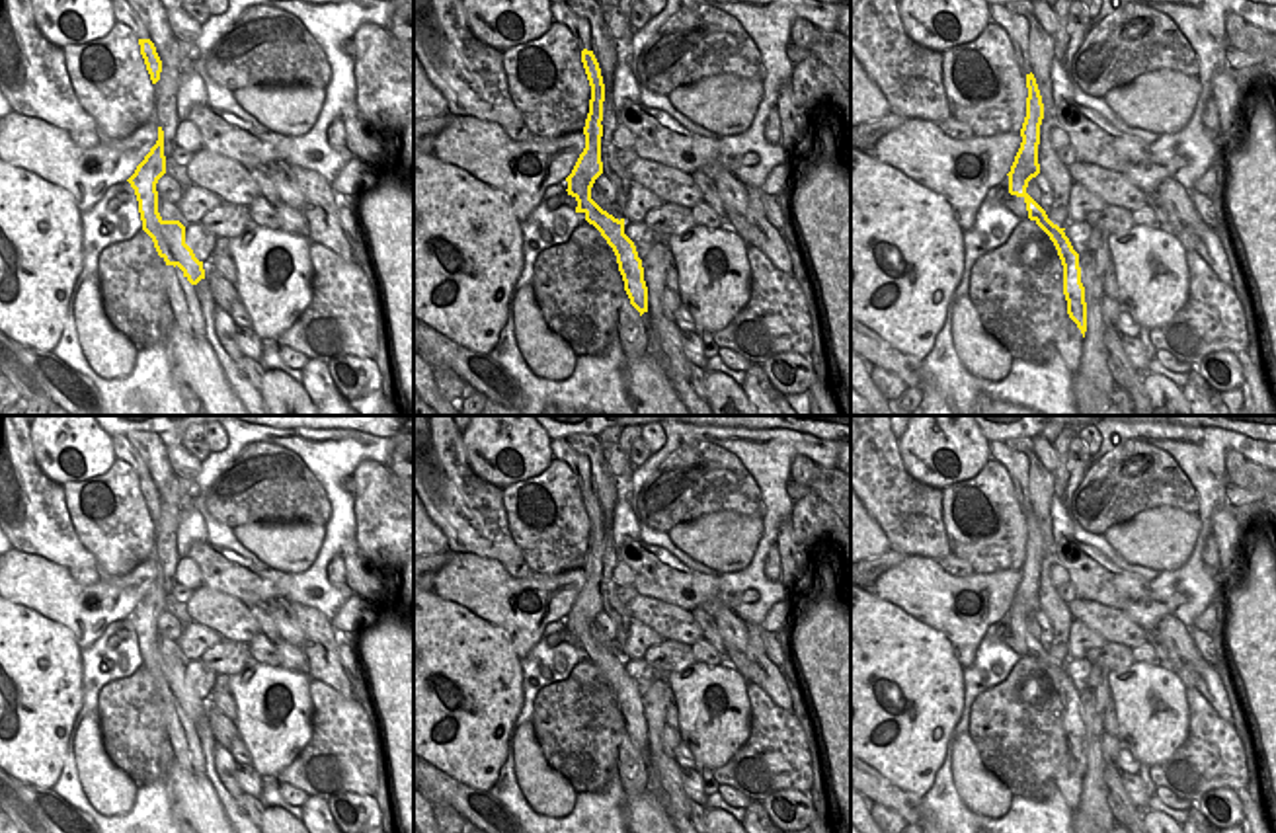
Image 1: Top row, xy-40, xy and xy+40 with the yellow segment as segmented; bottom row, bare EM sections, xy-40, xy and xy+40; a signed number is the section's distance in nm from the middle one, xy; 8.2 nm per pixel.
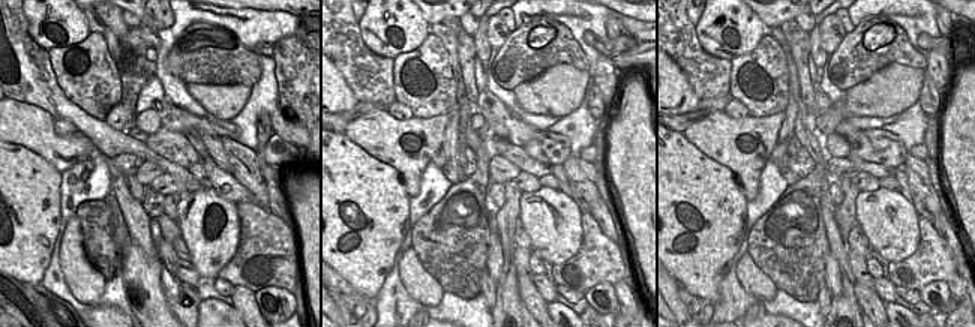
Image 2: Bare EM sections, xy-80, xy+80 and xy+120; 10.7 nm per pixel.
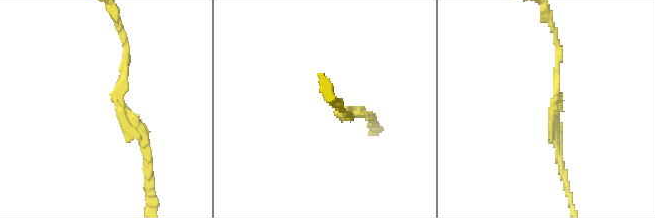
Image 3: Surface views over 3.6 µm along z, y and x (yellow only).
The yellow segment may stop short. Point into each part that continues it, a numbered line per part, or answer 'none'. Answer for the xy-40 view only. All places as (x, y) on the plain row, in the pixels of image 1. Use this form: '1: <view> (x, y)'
none

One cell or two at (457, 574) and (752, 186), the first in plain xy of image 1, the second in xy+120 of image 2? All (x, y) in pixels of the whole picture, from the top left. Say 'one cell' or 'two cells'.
one cell

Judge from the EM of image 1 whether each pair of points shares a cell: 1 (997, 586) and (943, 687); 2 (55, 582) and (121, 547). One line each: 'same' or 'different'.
1: different
2: different

